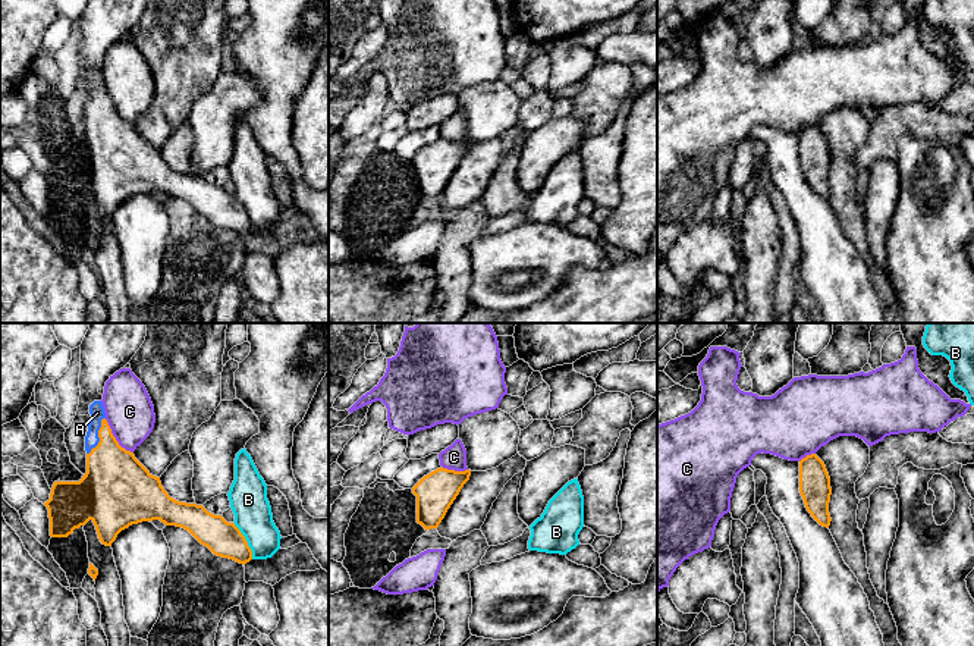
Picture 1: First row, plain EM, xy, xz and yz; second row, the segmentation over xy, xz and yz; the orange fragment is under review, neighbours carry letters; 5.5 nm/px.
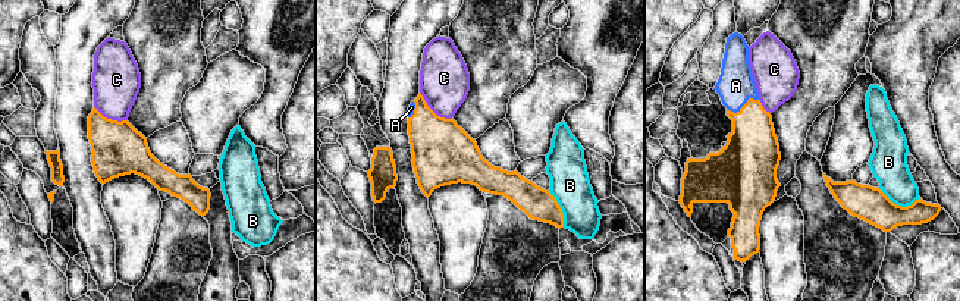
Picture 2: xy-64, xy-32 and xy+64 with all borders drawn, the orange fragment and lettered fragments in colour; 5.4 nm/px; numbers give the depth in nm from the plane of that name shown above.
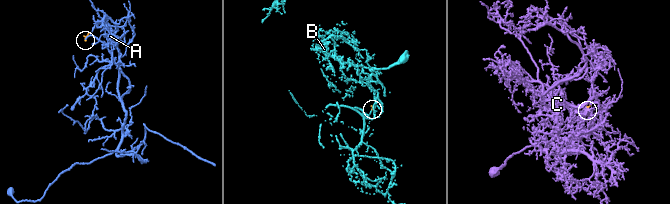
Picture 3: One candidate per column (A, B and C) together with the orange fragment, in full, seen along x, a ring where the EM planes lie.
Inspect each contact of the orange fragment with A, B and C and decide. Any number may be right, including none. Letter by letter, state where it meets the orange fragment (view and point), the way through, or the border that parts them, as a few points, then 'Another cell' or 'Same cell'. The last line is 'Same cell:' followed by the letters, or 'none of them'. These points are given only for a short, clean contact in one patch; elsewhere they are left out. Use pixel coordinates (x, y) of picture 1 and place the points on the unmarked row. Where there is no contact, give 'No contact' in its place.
A: Touches orange at xy (99, 107). Path across: xy (115, 150), (99, 107), (97, 84). Same cell
B: Touches orange at xy (247, 213). Boundary: xy (233, 196), (244, 207), (253, 229). Another cell
C: Touches orange at xy (115, 109). Another cell
Same cell: A

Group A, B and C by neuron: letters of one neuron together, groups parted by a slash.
A / B / C

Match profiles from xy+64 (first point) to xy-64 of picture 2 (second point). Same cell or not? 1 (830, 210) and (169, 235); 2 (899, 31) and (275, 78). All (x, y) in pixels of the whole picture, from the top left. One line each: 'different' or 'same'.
1: same
2: same

